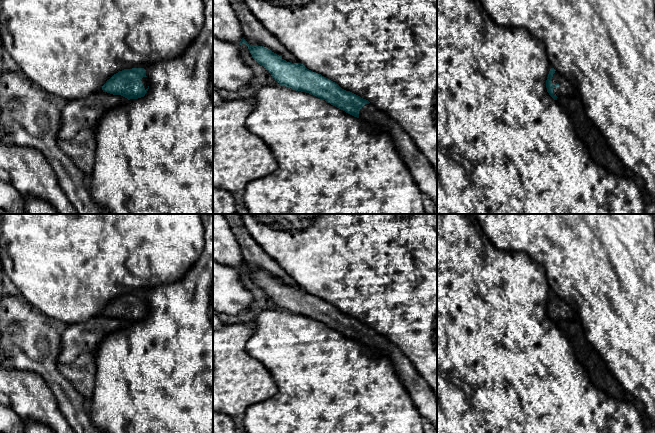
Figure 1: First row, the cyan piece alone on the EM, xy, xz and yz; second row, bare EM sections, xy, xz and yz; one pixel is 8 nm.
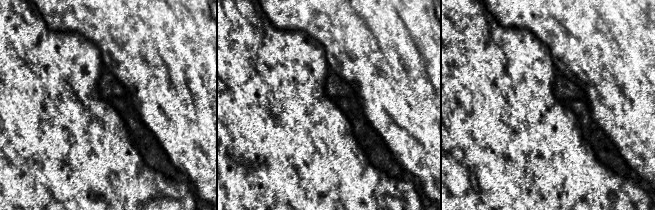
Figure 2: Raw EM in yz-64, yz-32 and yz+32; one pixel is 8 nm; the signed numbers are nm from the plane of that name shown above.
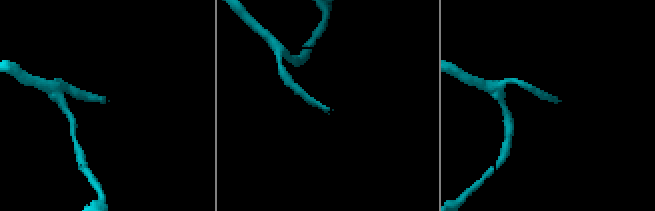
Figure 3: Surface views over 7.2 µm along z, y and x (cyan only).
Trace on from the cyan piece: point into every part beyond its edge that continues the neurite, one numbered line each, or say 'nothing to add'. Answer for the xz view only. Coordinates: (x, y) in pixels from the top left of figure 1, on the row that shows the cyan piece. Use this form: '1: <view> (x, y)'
1: xz (425, 176)

